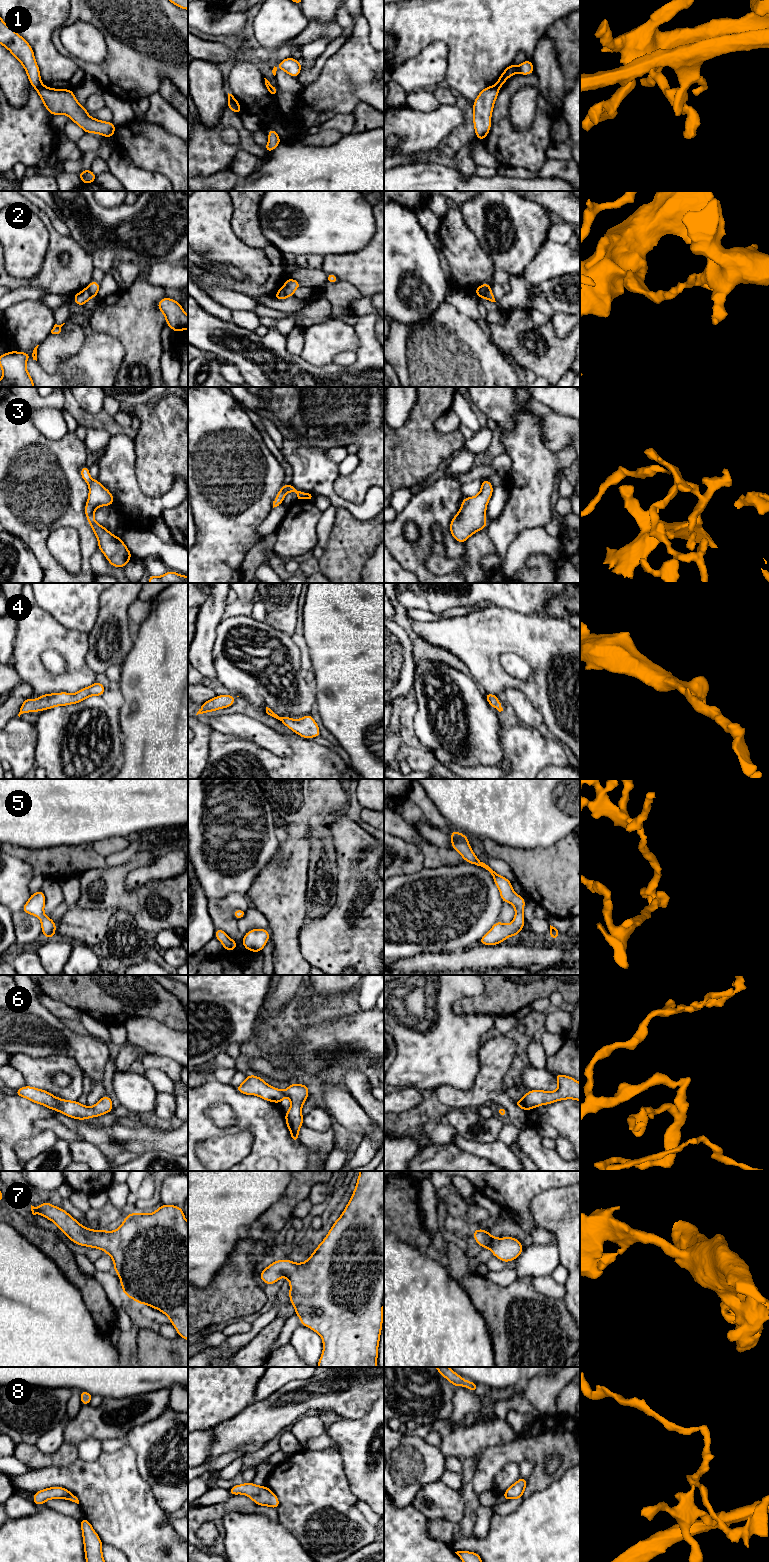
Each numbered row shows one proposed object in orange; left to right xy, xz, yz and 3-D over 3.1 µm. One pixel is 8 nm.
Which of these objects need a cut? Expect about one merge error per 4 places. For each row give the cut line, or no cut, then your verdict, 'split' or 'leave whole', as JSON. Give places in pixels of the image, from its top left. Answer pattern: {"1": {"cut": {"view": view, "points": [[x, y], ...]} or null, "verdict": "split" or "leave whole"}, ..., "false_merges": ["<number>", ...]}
{"1": {"cut": {"view": "xz", "points": [[229, 101], [235, 102], [238, 105]]}, "verdict": "split"}, "2": {"cut": {"view": "yz", "points": [[489, 289], [480, 297]]}, "verdict": "split"}, "3": {"cut": {"view": "xz", "points": [[287, 485], [285, 492]]}, "verdict": "split"}, "4": {"cut": null, "verdict": "leave whole"}, "5": {"cut": null, "verdict": "leave whole"}, "6": {"cut": null, "verdict": "leave whole"}, "7": {"cut": null, "verdict": "leave whole"}, "8": {"cut": {"view": "xy", "points": [[71, 1493], [65, 1498]]}, "verdict": "split"}, "false_merges": ["1", "2", "3", "8"]}

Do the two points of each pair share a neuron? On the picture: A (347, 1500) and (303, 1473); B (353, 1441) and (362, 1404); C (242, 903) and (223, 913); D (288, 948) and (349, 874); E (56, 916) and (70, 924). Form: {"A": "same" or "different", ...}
{"A": "same", "B": "different", "C": "same", "D": "different", "E": "different"}

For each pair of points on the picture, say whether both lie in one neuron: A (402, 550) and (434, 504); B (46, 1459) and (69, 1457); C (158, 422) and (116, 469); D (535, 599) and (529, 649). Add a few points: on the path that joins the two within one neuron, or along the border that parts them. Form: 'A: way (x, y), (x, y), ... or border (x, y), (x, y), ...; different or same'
A: way (417, 549), (426, 540), (426, 519); same
B: way (52, 1459), (63, 1457); same
C: border (133, 439), (135, 447), (135, 472); different
D: border (510, 609), (516, 612), (542, 615); different

